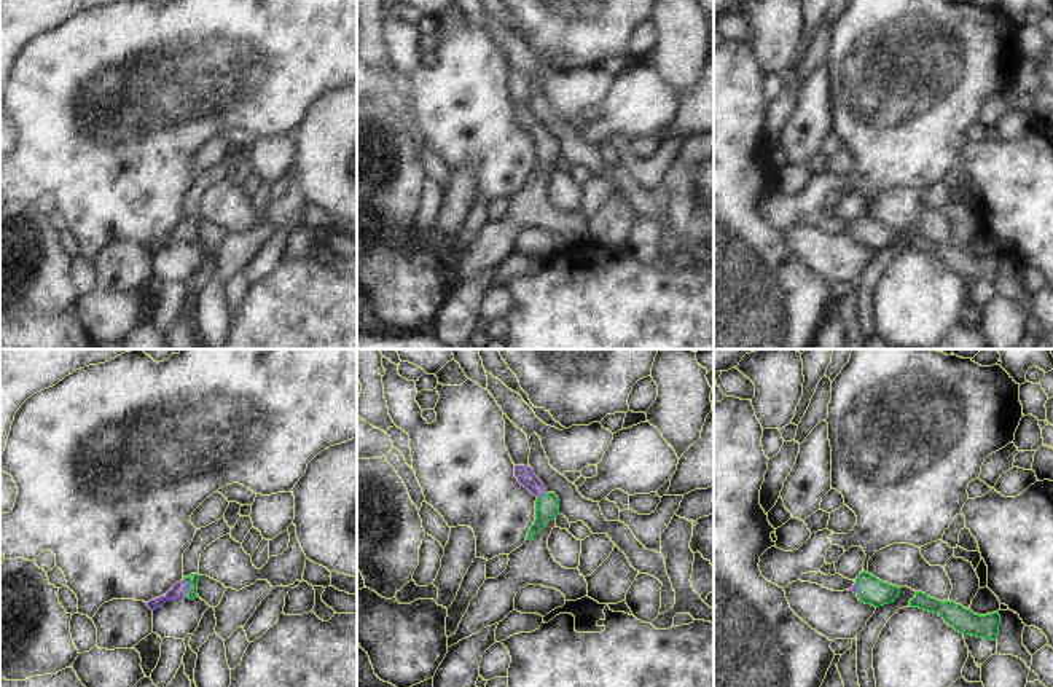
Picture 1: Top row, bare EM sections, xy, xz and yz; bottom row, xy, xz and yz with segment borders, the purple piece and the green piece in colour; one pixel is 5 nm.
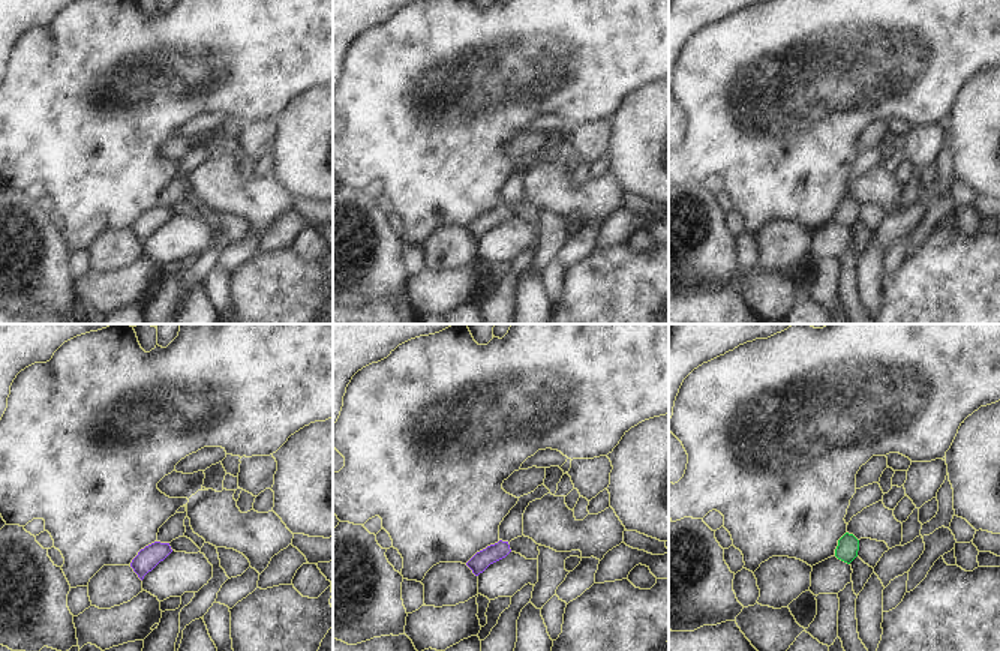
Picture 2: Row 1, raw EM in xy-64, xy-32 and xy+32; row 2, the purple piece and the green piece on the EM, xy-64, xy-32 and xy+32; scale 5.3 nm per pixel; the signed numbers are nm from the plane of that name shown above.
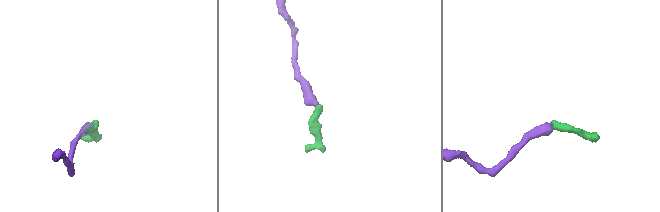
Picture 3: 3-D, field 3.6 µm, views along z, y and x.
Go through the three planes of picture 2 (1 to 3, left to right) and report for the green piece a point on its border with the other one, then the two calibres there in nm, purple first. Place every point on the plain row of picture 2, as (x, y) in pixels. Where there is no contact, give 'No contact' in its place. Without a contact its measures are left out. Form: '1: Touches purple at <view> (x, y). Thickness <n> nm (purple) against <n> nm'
1: No contact
2: No contact
3: No contact

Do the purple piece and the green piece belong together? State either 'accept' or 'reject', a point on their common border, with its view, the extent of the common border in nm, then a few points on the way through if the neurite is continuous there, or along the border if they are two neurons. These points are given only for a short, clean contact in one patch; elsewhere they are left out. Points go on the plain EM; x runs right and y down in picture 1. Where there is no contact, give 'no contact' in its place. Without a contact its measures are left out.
accept; meets purple in xy at (188, 230); contact 80 nm long; runs through xy (180, 231), (188, 230), (191, 223)

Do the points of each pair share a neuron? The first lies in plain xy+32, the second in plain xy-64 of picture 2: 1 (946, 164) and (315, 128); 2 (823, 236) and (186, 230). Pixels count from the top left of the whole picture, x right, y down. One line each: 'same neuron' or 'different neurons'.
1: different neurons
2: same neuron

